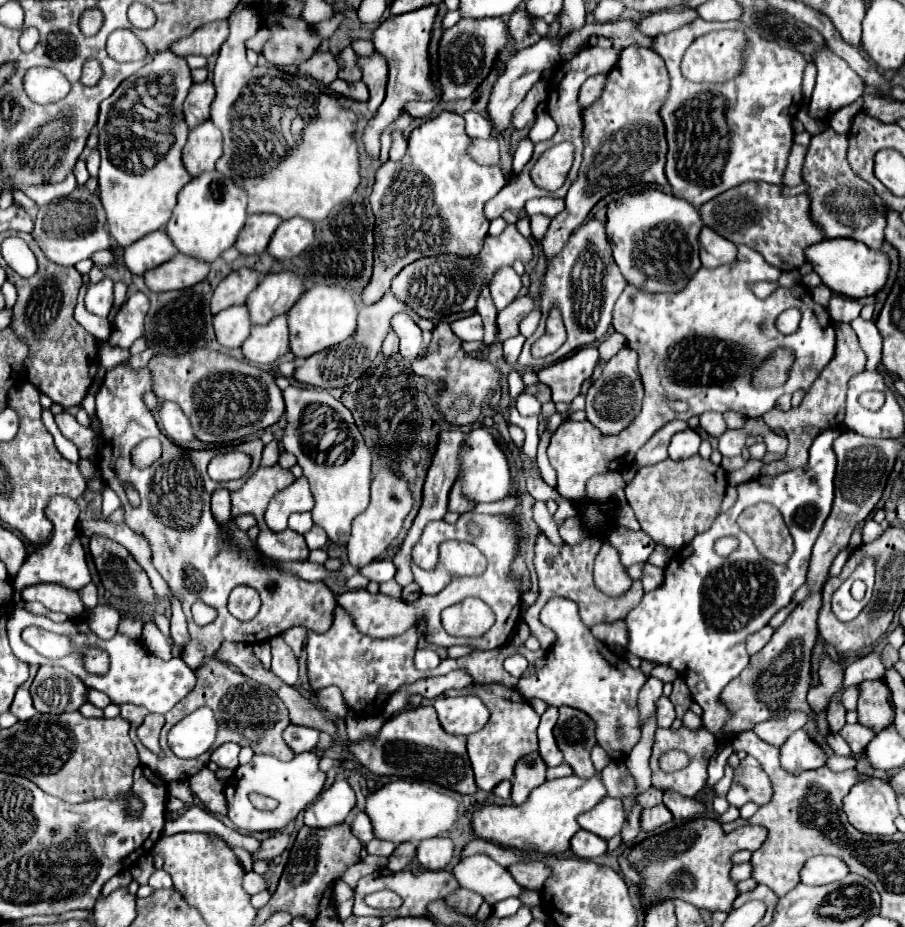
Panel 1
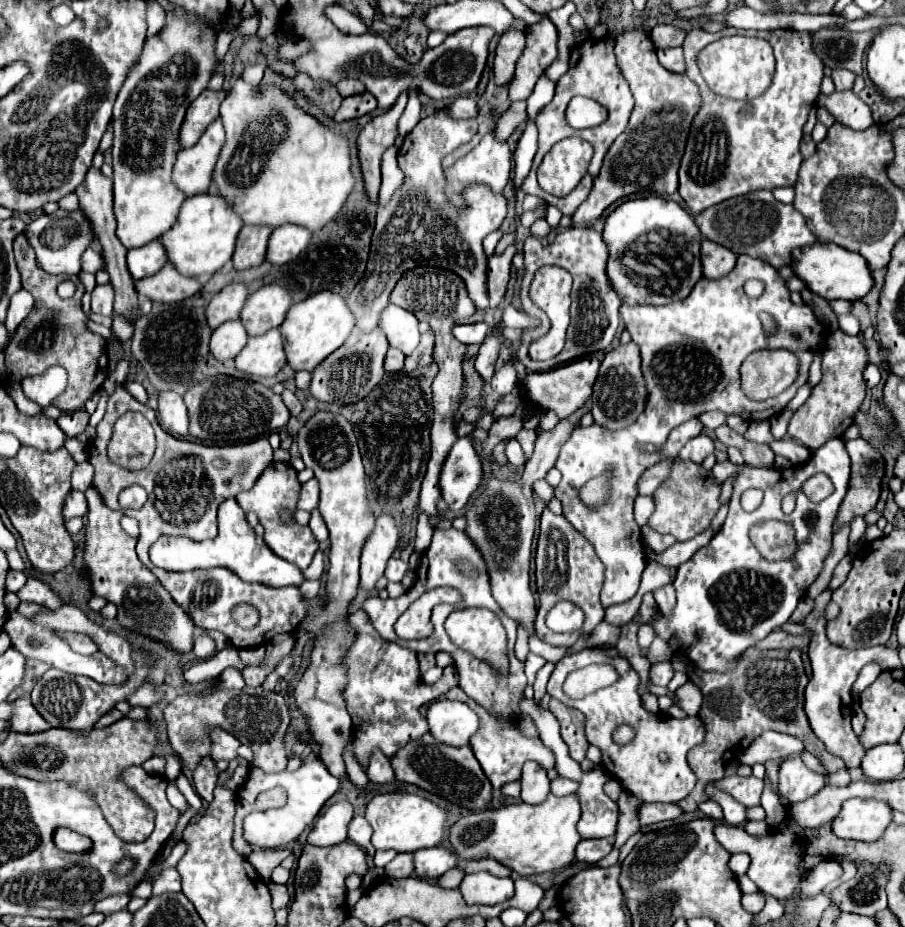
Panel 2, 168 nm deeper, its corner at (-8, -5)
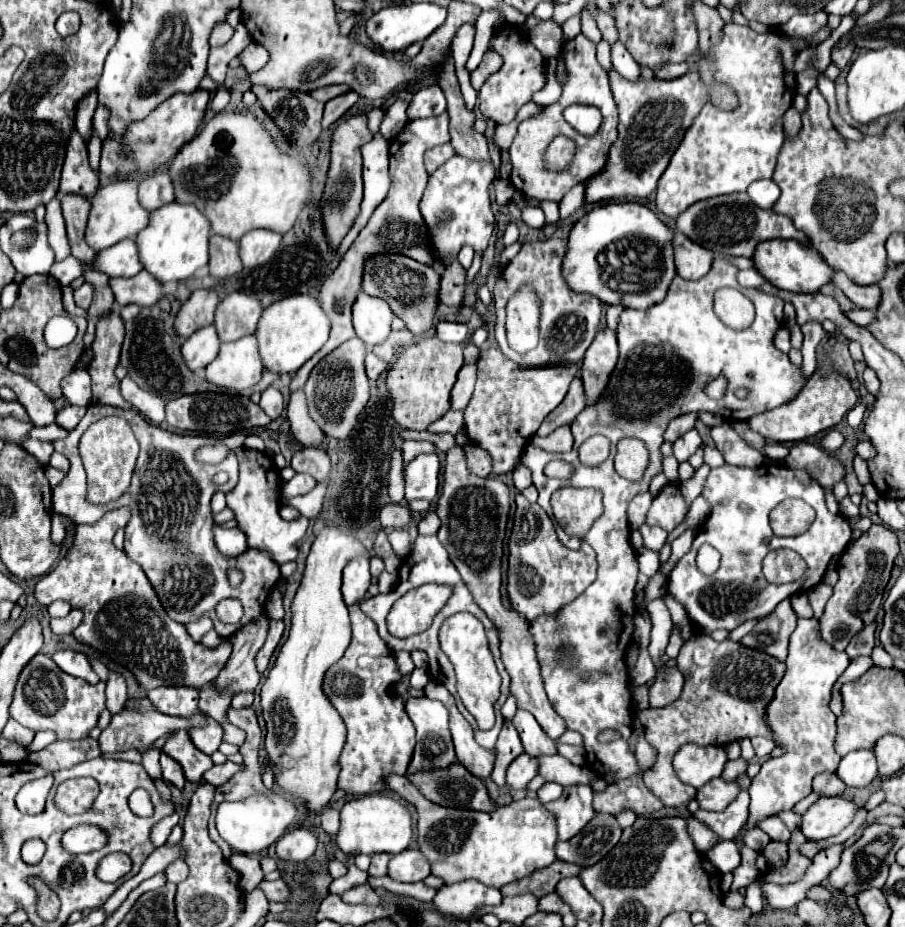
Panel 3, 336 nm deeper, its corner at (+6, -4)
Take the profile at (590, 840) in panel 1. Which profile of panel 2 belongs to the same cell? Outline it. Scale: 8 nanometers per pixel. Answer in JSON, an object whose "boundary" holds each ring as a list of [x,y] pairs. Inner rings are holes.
{"boundary":[[[614,837],[606,839],[584,839],[576,847],[576,859],[584,863],[598,863],[602,857],[606,857],[614,847]]]}

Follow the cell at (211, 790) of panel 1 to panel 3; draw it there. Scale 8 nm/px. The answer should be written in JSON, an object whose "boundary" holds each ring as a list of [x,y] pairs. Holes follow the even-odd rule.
{"boundary":[[[178,730],[174,732],[162,746],[162,750],[172,756],[174,760],[178,760],[178,764],[182,766],[186,780],[190,782],[198,782],[202,778],[202,774],[214,766],[212,758],[204,752],[200,752],[194,742],[190,740],[190,734],[186,730]]]}

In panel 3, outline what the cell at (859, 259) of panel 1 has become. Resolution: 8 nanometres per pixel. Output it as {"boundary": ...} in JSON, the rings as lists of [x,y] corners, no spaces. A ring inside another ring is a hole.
{"boundary":[[[766,240],[752,252],[752,262],[766,282],[788,292],[816,292],[832,278],[832,266],[818,252],[806,252],[796,240]]]}

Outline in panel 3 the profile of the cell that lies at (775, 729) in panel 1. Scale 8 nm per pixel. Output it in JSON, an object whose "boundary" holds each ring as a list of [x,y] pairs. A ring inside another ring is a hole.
{"boundary":[[[756,736],[756,738],[752,738],[752,746],[754,746],[754,750],[756,750],[756,756],[758,758],[766,758],[772,750],[774,750],[774,740],[772,738],[764,738],[764,736]]]}

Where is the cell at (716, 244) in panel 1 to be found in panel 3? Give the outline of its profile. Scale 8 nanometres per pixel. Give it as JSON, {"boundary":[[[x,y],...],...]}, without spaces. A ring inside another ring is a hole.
{"boundary":[[[674,232],[672,238],[676,274],[686,280],[700,280],[712,266],[712,252],[700,244],[690,242],[682,232]]]}

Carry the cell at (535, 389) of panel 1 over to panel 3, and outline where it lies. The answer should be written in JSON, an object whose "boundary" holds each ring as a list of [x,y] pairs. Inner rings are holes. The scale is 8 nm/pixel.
{"boundary":[[[472,446],[470,458],[466,456],[466,462],[468,462],[468,470],[472,474],[476,474],[476,476],[490,476],[490,456],[482,448]]]}

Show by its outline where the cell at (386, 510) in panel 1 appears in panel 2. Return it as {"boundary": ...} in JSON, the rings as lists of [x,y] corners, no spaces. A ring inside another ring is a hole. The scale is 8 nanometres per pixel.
{"boundary":[[[380,513],[376,527],[366,539],[360,555],[360,585],[366,591],[374,589],[374,583],[384,575],[386,563],[398,547],[398,525],[394,515]]]}

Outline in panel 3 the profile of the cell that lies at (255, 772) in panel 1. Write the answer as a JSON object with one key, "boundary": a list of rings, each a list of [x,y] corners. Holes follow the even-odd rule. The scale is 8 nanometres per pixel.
{"boundary":[[[274,790],[270,796],[252,796],[242,802],[220,802],[216,812],[216,828],[220,836],[230,842],[230,848],[242,854],[258,854],[272,846],[286,828],[294,822],[296,806],[294,800]]]}

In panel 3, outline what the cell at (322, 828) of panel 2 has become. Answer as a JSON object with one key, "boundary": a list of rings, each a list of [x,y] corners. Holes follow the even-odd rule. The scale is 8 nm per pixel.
{"boundary":[[[292,830],[284,834],[276,844],[276,854],[280,860],[300,864],[308,860],[318,844],[318,836],[310,830]]]}

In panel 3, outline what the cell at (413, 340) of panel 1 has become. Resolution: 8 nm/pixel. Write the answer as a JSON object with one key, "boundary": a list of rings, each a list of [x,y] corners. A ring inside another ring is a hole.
{"boundary":[[[360,292],[352,304],[352,316],[354,316],[356,336],[366,346],[382,344],[382,340],[388,338],[394,312],[386,304],[386,300],[366,296],[364,292]]]}

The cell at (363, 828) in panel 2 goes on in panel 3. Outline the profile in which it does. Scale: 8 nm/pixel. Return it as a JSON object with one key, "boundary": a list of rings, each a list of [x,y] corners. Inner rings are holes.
{"boundary":[[[326,808],[324,812],[322,812],[322,828],[328,832],[328,834],[336,834],[338,832],[338,828],[340,828],[340,818],[338,818],[338,810],[334,810],[334,808]]]}

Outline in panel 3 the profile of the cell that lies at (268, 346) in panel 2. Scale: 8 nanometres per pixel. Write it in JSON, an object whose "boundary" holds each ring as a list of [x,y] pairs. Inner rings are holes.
{"boundary":[[[244,336],[220,346],[218,356],[206,366],[206,380],[214,386],[240,392],[258,384],[262,370],[256,338]]]}

